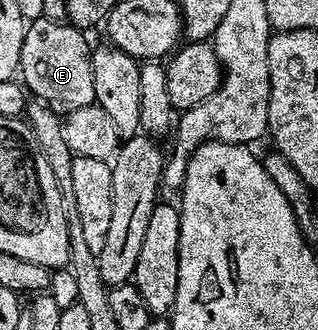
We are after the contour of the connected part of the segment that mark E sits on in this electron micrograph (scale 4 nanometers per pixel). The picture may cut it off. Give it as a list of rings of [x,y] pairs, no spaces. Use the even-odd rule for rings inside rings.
[[[41,16],[31,20],[26,27],[17,50],[18,71],[24,87],[61,117],[95,104],[92,49],[85,39],[85,32],[67,22]]]

